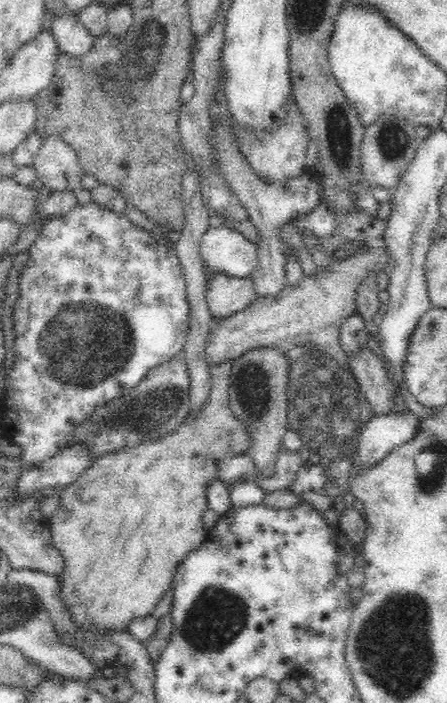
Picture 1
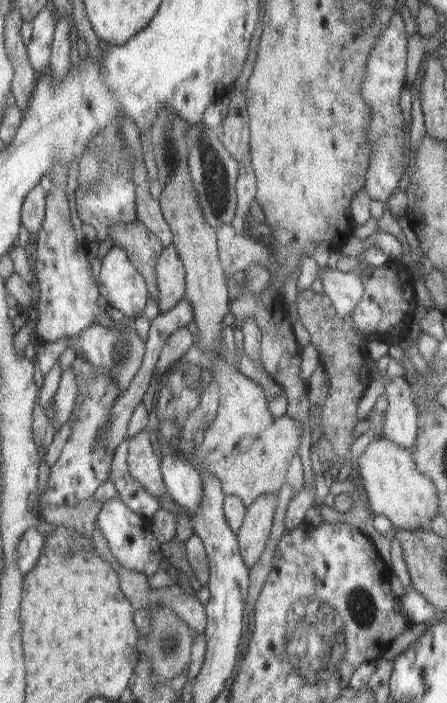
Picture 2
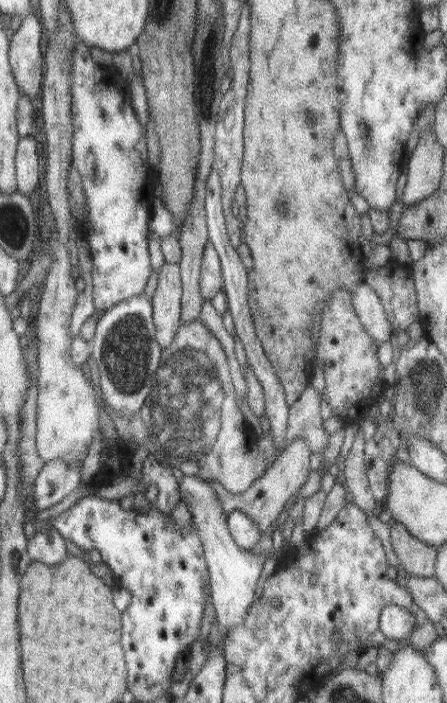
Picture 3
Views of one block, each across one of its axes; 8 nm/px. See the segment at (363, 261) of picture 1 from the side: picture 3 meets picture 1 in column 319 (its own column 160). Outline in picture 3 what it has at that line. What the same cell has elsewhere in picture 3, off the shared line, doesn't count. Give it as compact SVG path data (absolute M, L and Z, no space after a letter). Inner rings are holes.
M163 264L157 280L157 288L153 292L153 324L155 324L155 340L161 348L169 348L175 342L175 332L179 332L181 322L181 266L179 264Z

